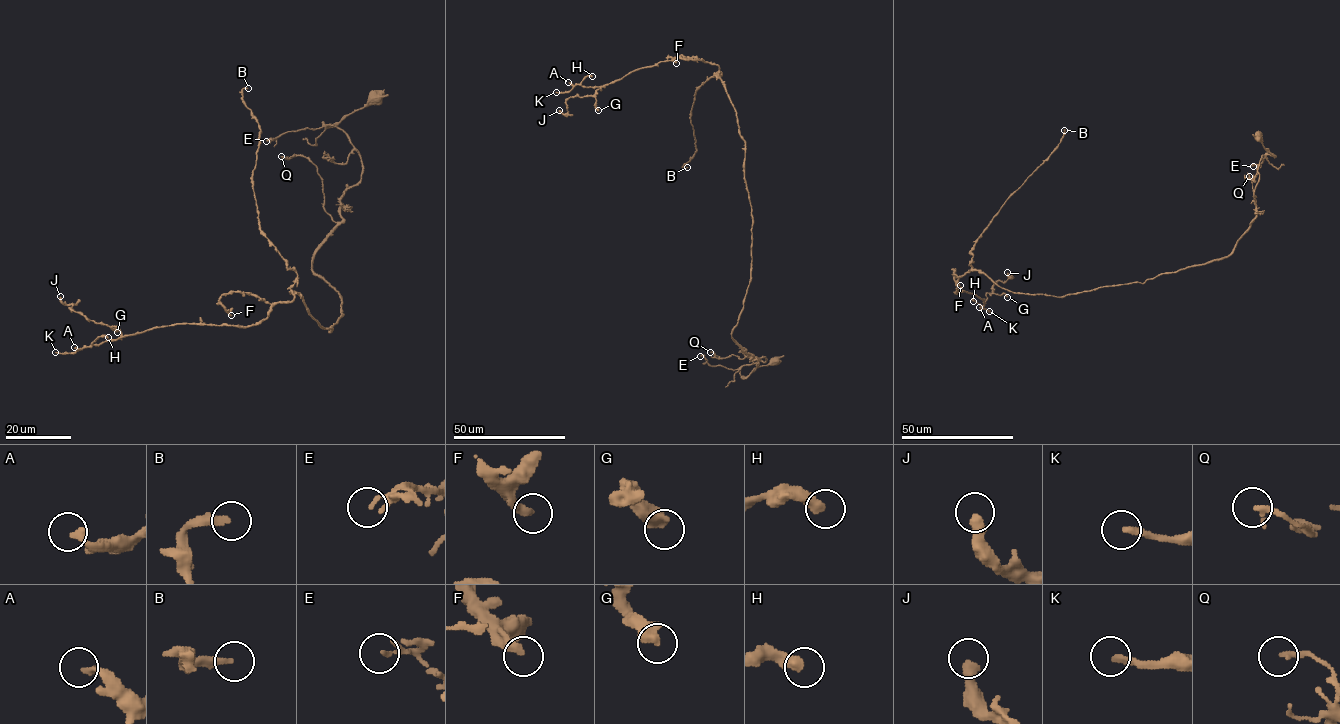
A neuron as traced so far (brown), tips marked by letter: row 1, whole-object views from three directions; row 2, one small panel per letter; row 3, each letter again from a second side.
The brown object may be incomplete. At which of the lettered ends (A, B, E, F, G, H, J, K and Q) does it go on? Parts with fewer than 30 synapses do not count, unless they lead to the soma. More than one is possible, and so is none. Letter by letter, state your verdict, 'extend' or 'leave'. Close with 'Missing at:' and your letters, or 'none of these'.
A: leave
B: extend
E: leave
F: leave
G: leave
H: leave
J: leave
K: extend
Q: leave
Missing at: B, K

